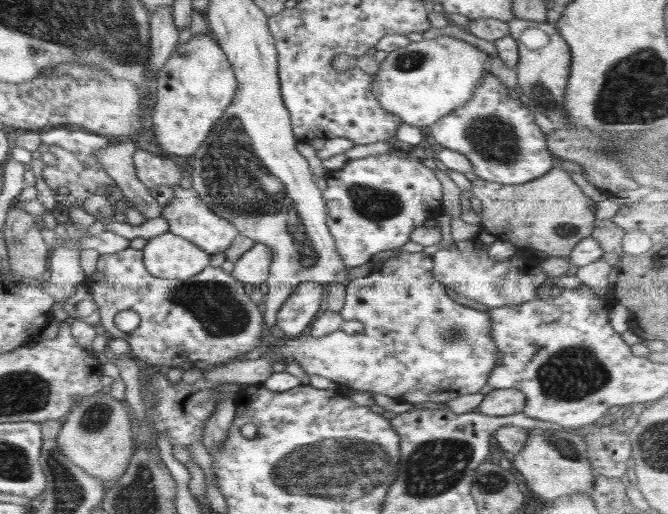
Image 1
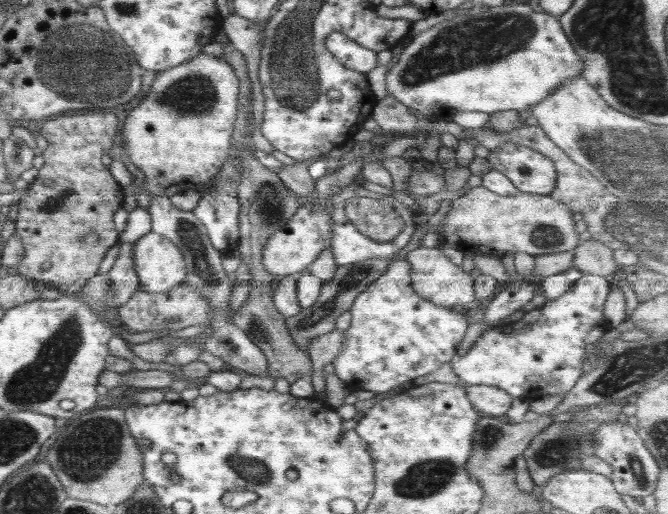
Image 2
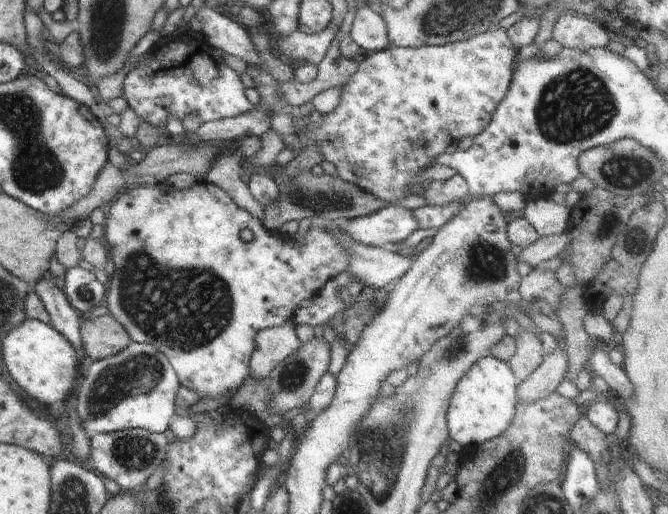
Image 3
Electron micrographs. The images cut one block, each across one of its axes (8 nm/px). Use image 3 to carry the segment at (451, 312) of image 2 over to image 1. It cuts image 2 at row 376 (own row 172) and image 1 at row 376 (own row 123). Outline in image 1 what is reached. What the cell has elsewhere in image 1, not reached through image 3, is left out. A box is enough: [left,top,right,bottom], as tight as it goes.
[84,246,500,403]

